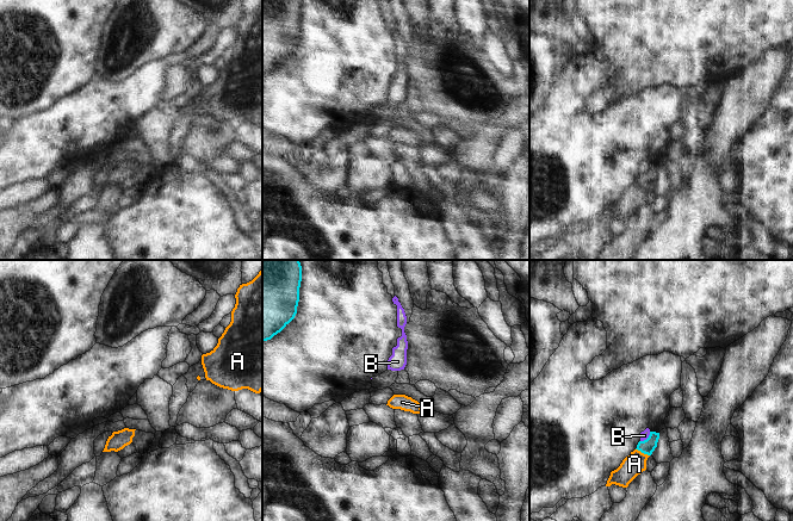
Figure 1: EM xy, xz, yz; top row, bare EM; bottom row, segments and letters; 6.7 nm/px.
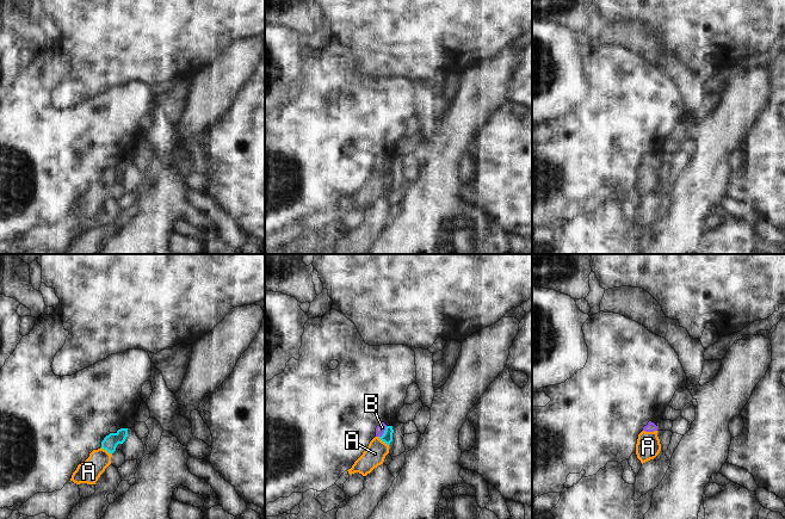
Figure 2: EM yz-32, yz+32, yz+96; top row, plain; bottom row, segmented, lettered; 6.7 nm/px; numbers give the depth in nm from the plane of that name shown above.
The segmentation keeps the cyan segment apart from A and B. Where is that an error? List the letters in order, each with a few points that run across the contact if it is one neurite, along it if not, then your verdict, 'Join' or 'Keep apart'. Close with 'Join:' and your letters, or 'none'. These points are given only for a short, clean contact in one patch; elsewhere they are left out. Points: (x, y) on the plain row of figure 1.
A: Keep apart
B: Line: yz (650, 165), (640, 174). Keep apart
Join: none

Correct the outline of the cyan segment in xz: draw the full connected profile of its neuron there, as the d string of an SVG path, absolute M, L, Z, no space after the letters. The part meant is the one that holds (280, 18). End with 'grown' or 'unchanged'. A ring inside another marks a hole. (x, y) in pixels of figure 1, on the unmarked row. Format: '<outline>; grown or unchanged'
M262 0L262 74L295 51L301 14L302 0Z; unchanged

